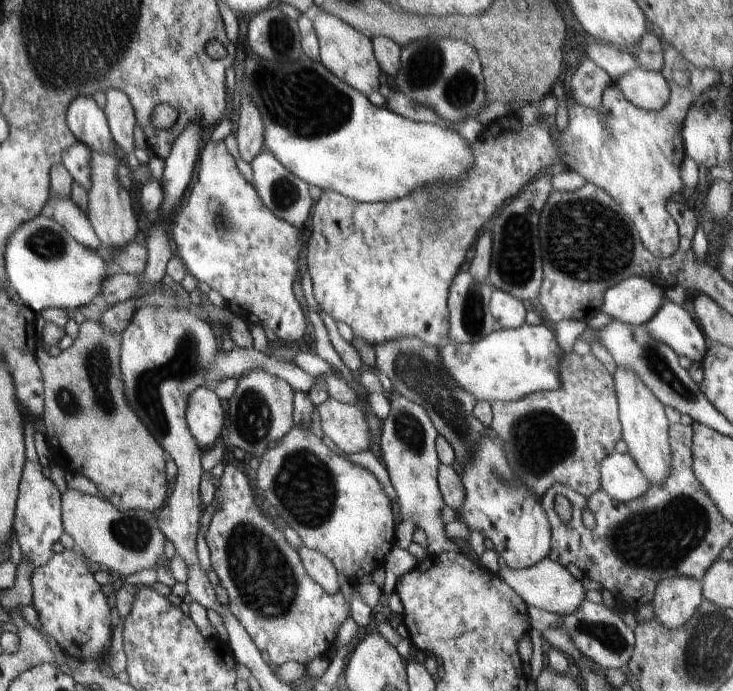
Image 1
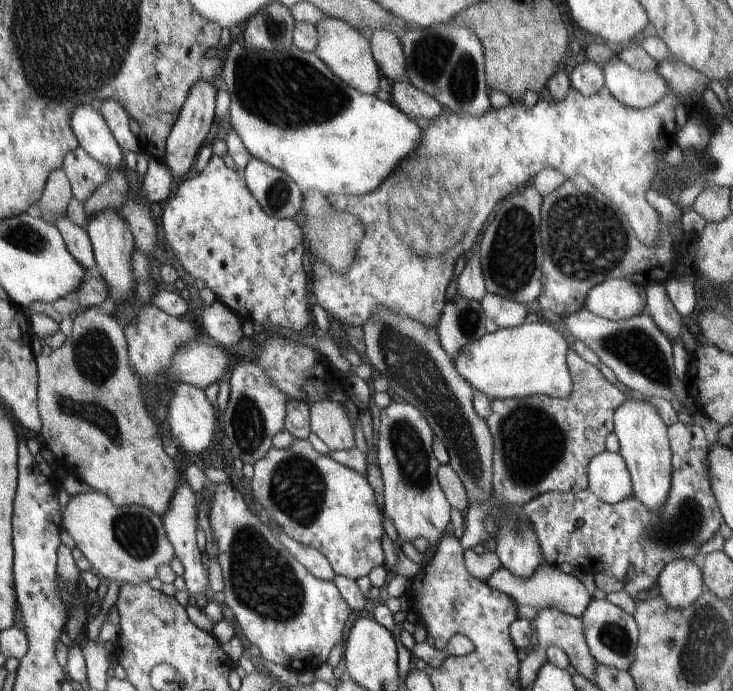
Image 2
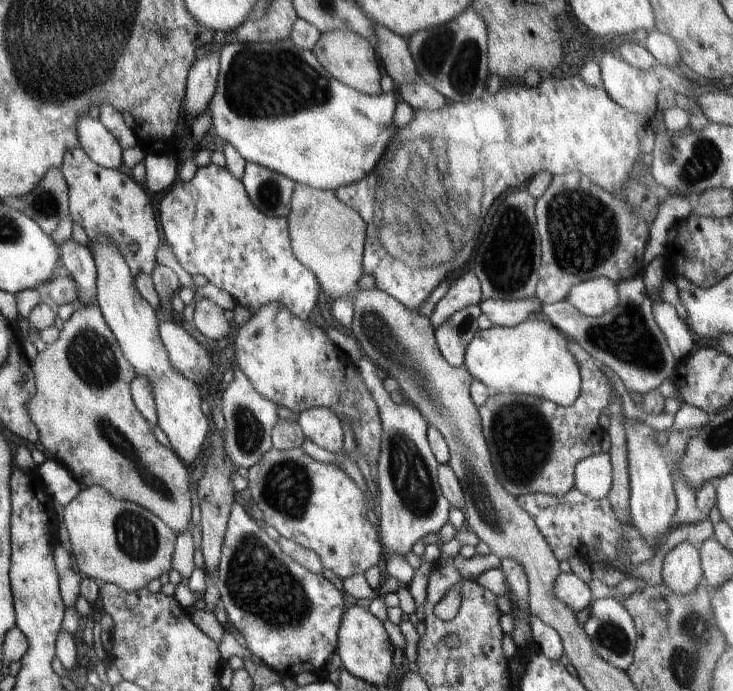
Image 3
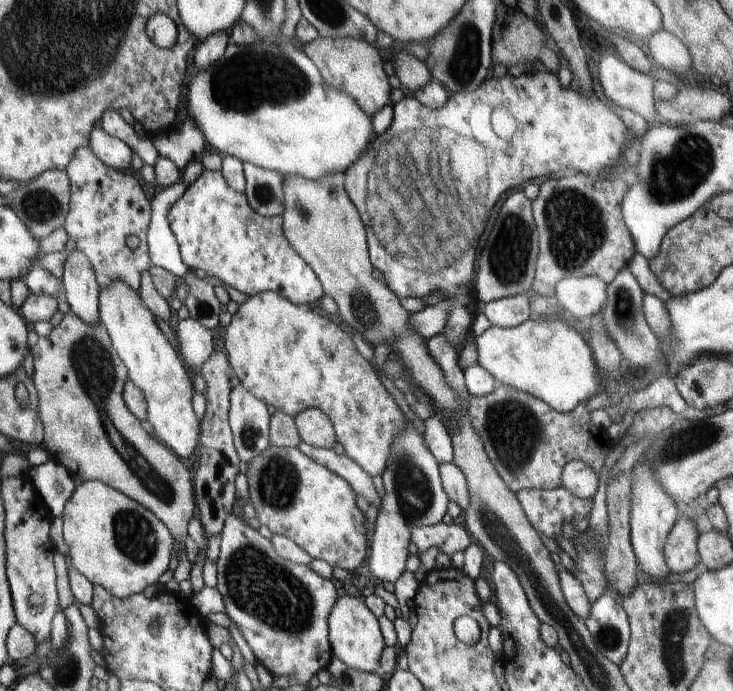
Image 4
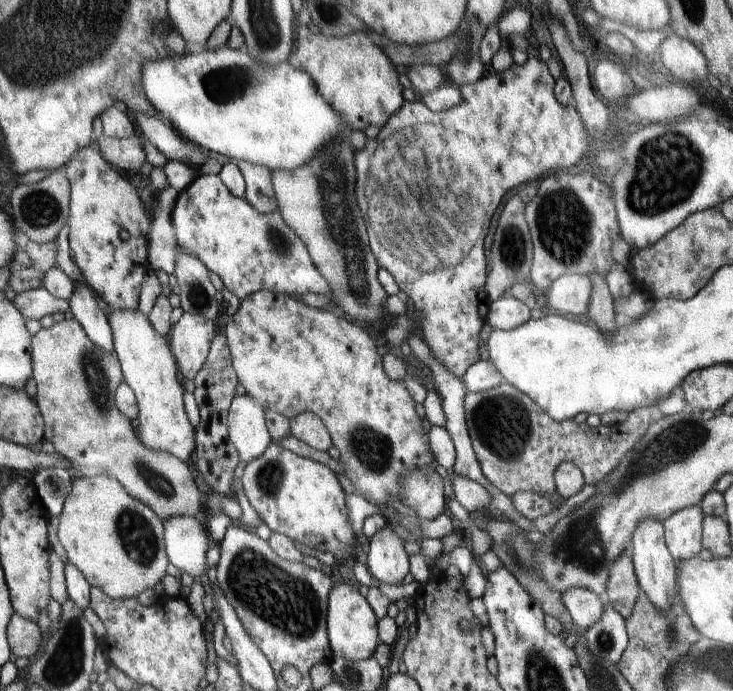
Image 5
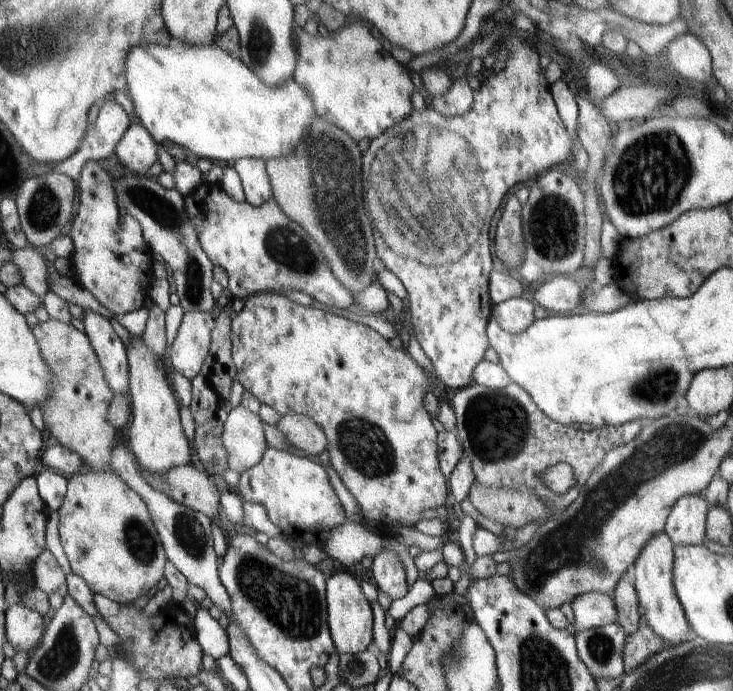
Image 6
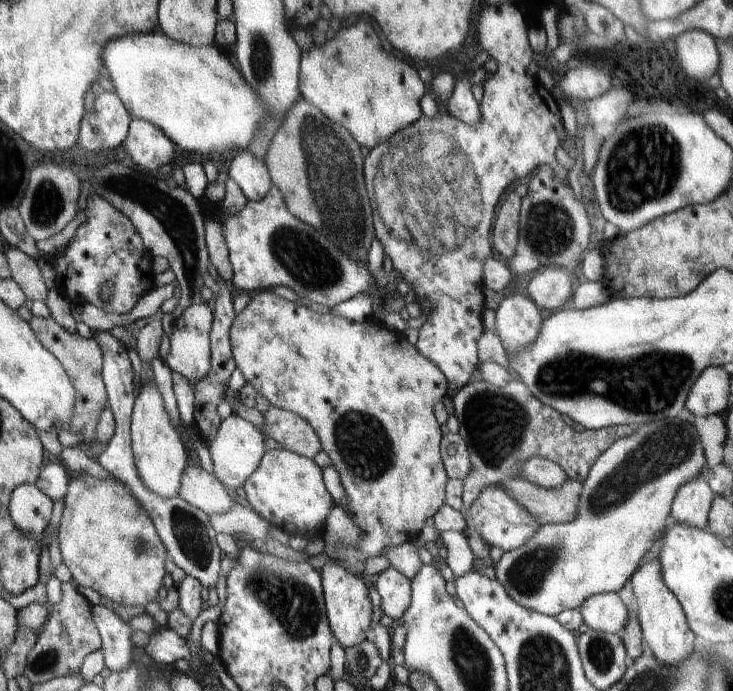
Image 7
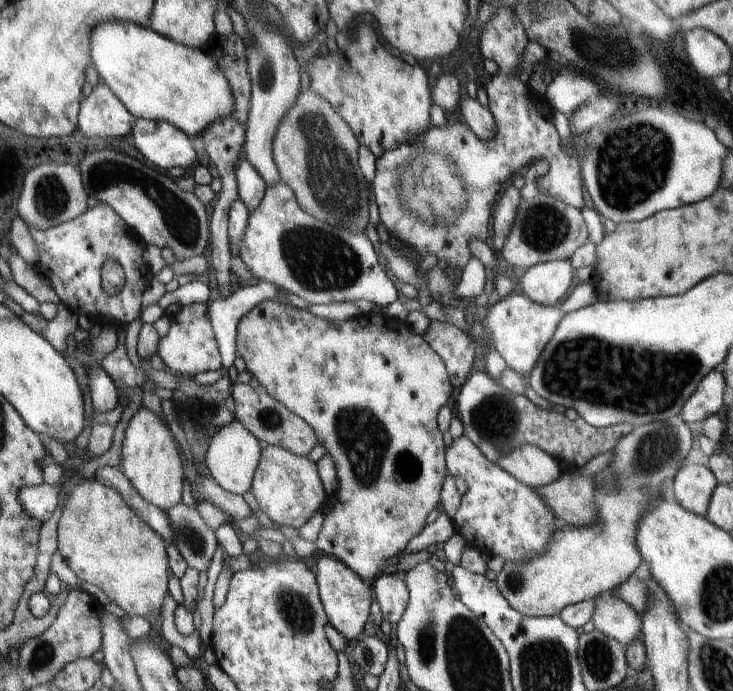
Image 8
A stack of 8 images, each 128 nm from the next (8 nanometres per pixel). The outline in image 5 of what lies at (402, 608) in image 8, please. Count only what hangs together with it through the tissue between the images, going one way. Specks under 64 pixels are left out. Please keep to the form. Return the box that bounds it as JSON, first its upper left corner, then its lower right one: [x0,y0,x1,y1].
[363,524,411,585]

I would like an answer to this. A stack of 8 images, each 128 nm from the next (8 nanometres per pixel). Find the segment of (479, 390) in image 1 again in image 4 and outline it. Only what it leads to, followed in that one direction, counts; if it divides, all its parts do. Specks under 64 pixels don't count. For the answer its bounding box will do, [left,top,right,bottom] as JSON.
[474,317,603,414]

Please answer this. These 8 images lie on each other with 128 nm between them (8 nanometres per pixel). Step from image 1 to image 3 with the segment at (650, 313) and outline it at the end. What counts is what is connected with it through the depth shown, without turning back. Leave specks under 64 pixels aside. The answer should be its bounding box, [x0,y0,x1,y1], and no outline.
[566,277,618,318]

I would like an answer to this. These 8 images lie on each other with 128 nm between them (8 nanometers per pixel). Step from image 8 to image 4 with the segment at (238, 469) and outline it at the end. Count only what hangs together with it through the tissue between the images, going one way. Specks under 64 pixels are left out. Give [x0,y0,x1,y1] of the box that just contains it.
[229,384,272,464]

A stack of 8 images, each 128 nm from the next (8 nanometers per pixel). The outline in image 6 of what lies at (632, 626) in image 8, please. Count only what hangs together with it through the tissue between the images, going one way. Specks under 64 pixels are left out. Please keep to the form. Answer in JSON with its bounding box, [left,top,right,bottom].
[571,593,618,631]

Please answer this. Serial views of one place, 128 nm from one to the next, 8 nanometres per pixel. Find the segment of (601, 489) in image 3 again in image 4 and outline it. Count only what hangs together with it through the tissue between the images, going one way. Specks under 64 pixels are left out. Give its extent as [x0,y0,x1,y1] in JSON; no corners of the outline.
[562,460,600,499]

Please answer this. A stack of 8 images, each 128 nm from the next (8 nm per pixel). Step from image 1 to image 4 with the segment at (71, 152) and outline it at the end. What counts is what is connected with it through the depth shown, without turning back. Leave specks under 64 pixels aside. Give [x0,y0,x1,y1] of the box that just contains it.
[63,146,152,294]

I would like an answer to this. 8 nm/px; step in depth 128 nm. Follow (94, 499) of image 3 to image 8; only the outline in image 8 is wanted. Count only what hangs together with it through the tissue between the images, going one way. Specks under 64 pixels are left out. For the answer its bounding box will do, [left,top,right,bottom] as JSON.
[57,480,169,622]

